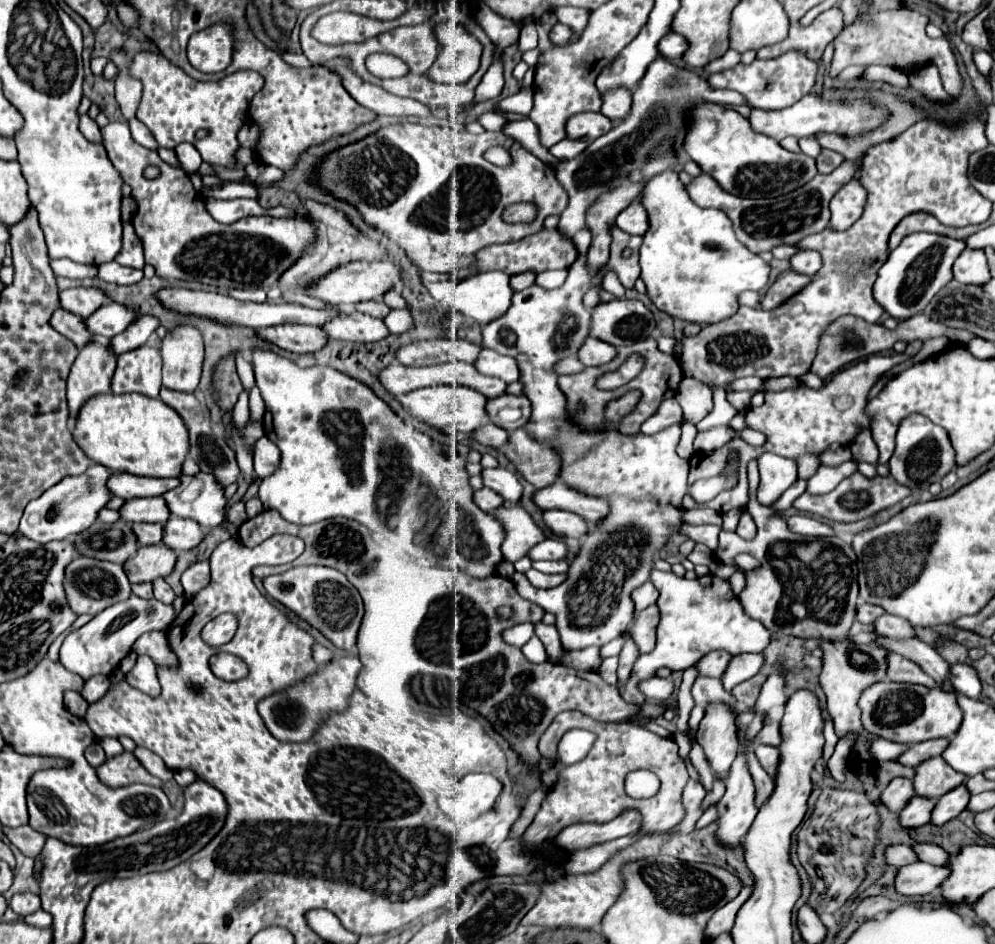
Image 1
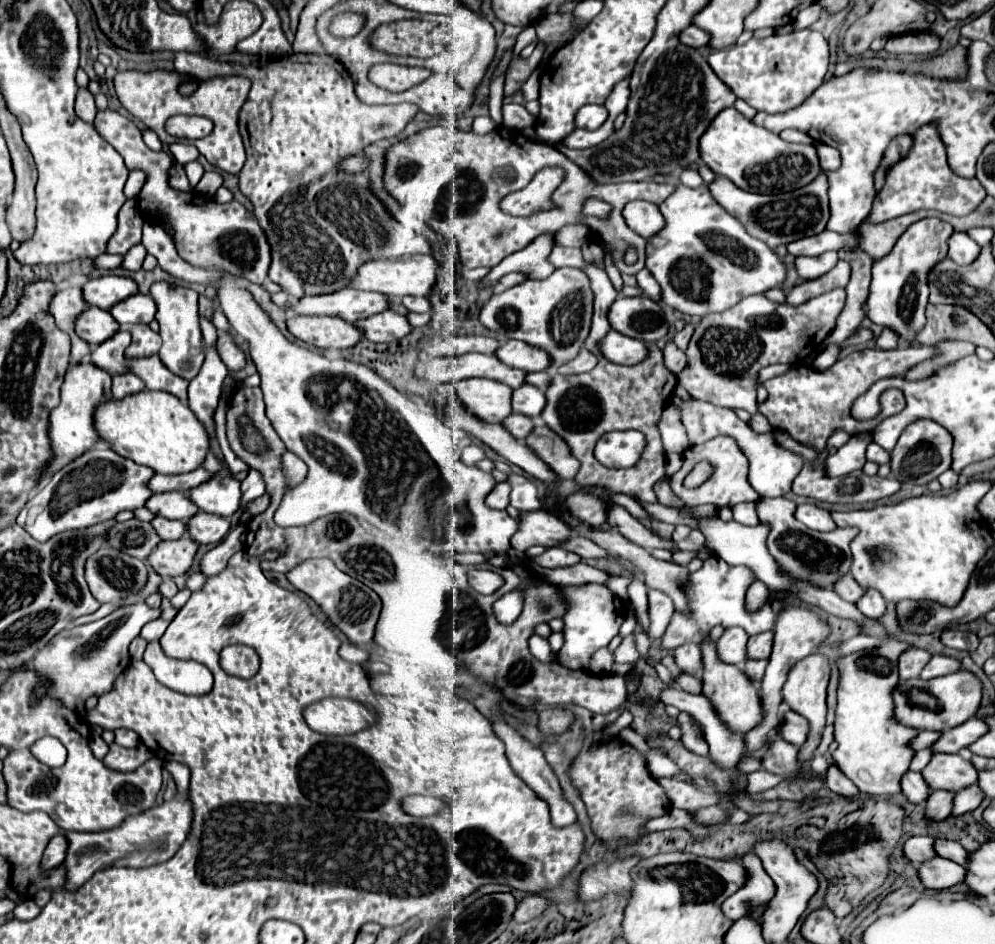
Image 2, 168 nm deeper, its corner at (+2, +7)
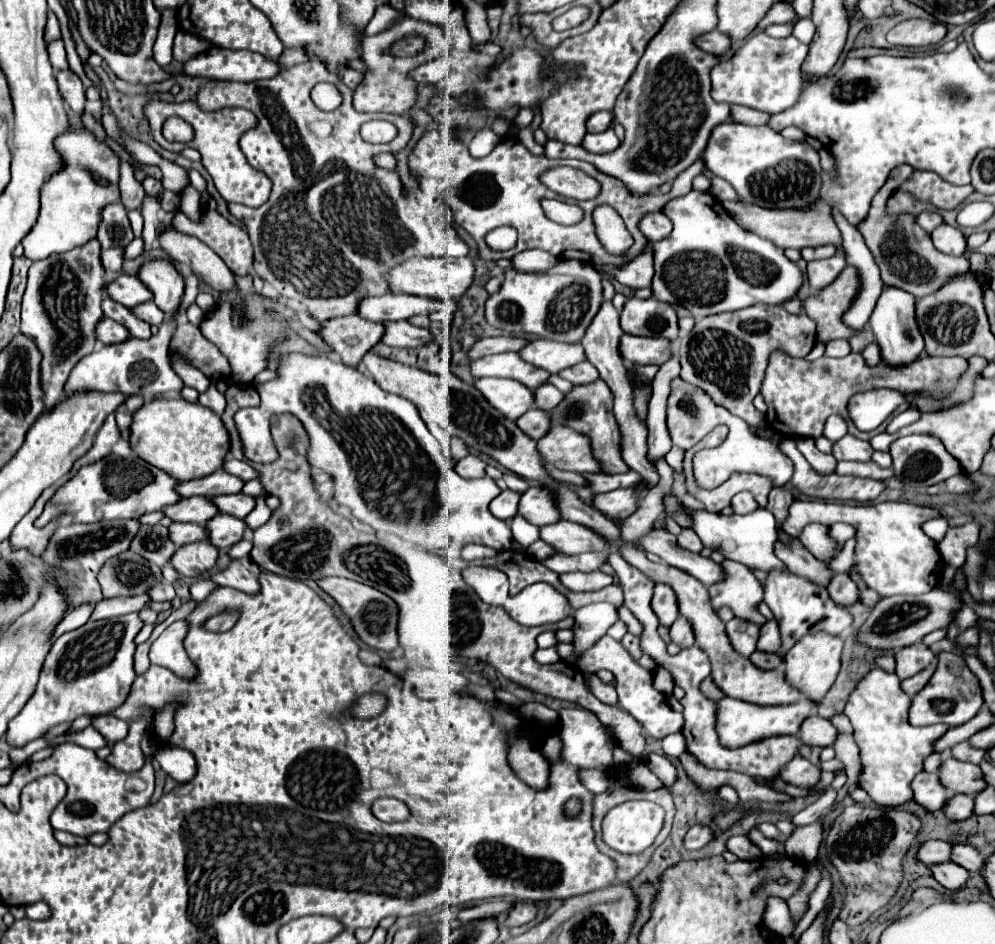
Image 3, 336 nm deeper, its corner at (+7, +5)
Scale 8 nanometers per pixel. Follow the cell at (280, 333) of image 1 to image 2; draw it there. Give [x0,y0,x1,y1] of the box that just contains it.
[287,316,361,348]

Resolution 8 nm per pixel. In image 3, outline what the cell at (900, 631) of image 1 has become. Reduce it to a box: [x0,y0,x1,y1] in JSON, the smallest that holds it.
[828,574,858,606]

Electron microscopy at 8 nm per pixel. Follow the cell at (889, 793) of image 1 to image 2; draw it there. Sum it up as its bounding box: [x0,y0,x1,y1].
[901,772,929,804]

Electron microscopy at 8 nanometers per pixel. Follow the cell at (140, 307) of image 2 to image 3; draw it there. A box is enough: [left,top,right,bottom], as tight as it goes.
[132,302,166,324]

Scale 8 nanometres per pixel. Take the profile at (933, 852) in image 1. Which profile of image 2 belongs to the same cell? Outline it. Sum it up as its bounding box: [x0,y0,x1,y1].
[933,840,967,864]

